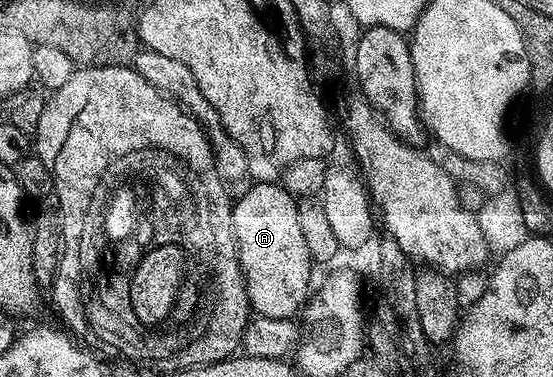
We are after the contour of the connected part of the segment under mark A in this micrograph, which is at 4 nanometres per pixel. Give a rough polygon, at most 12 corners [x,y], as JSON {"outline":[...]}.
{"outline":[[250,188],[232,230],[252,309],[298,317],[313,261],[296,197]]}

